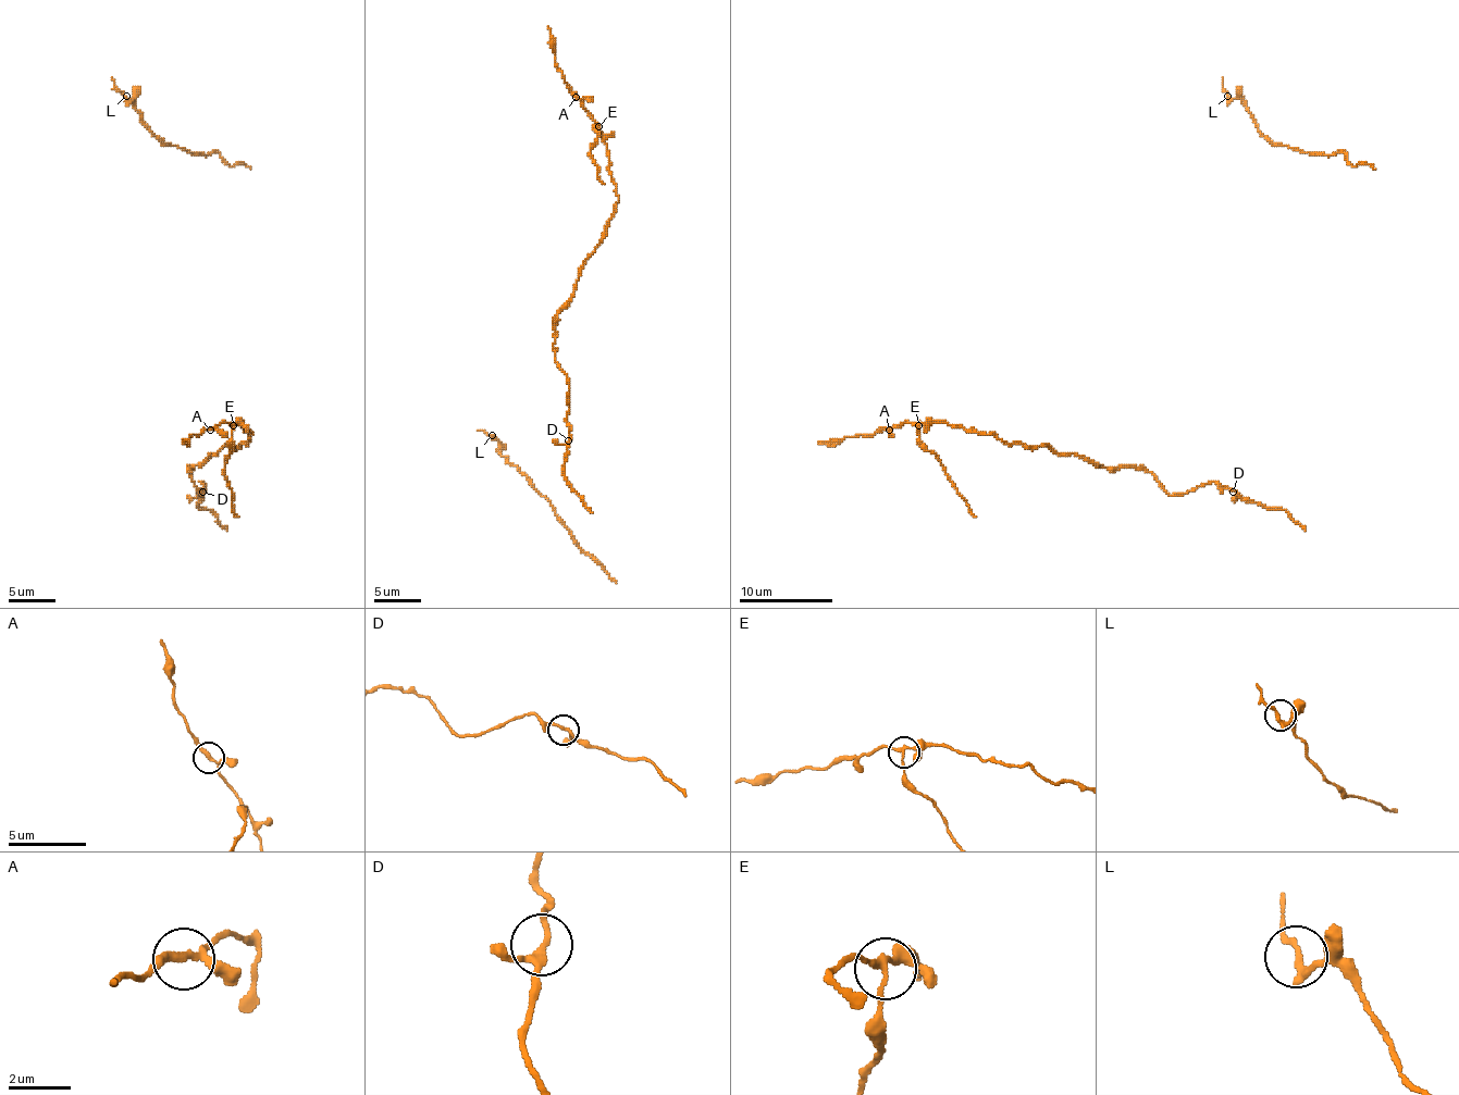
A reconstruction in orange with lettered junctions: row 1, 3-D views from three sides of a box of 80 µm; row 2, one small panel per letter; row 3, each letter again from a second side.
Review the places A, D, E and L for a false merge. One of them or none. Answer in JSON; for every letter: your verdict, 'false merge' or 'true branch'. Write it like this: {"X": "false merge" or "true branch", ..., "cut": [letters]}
{"A": "true branch", "D": "true branch", "E": "false merge", "L": "true branch", "cut": ["E"]}

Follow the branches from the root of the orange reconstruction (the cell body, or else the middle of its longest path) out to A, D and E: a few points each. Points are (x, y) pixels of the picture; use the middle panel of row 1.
A: (567, 421), (569, 378), (555, 360), (555, 315), (618, 200), (604, 134), (576, 97)
D: (567, 421), (569, 439)
E: (567, 421), (569, 378), (555, 360), (555, 315), (571, 296), (579, 269), (600, 243), (618, 200), (600, 127)

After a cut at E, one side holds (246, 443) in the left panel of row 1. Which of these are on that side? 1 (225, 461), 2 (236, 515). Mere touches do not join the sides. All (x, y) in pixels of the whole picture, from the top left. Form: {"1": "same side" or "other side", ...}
{"1": "other side", "2": "other side"}

